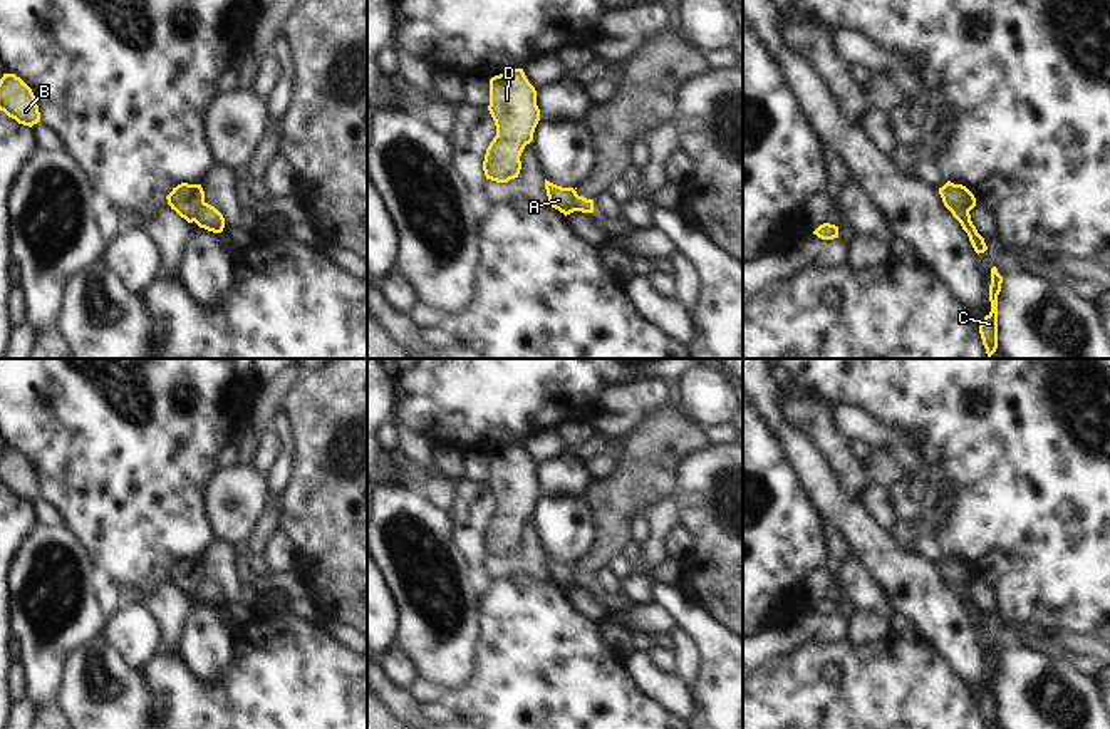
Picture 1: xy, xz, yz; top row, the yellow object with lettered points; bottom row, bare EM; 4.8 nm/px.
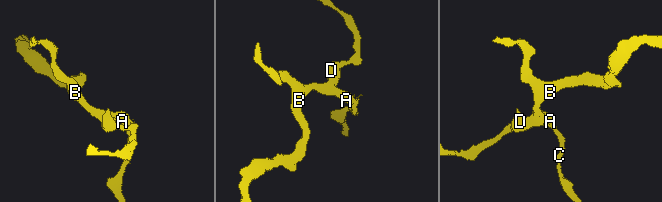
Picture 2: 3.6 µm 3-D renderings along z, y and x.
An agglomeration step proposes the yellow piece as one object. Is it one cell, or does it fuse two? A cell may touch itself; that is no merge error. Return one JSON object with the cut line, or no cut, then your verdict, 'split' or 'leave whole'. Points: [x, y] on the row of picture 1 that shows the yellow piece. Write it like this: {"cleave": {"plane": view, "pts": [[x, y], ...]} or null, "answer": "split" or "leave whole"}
{"cleave": {"plane": "xz", "pts": [[574, 191], [574, 206], [577, 210]]}, "answer": "split"}

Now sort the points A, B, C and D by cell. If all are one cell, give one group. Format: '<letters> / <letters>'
A B D / C

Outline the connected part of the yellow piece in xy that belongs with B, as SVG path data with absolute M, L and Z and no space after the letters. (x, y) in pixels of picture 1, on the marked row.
M3 74L0 79L0 111L29 127L40 122L32 89L15 74Z

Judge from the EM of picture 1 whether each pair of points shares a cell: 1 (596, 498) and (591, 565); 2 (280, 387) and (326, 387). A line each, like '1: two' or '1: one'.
1: one
2: two

